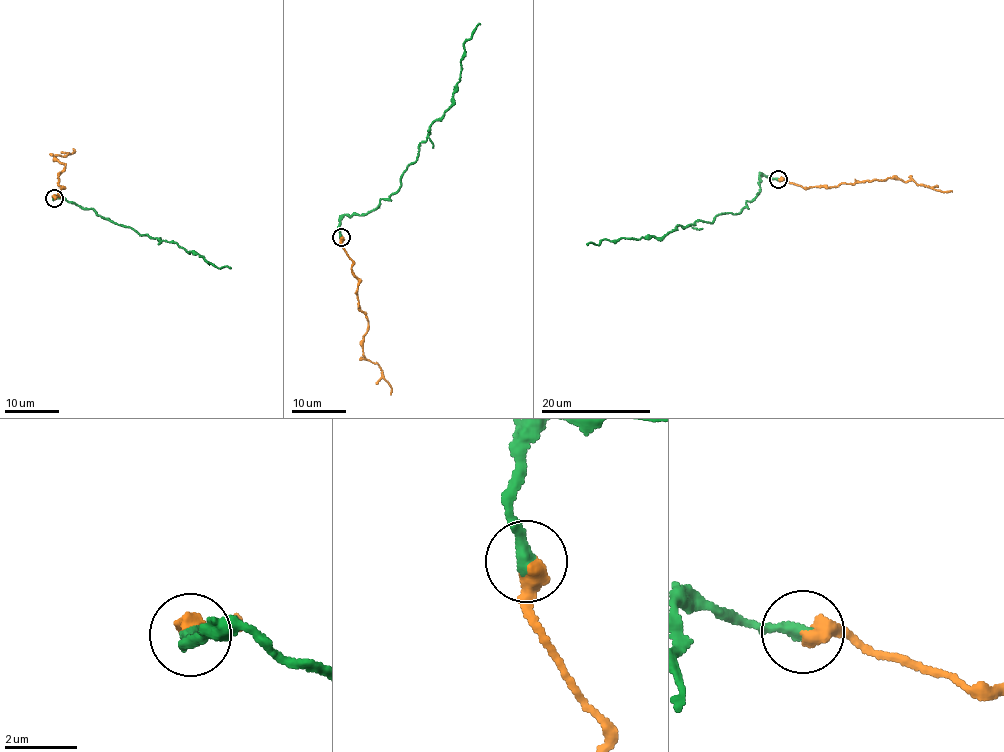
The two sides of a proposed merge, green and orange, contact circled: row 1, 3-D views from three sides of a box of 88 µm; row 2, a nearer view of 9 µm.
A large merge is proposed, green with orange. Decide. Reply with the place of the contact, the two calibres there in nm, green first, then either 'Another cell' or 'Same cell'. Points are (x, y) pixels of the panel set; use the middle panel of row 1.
Place: (341, 237). Thickness 380 nm (green) against 550 nm. Another cell

